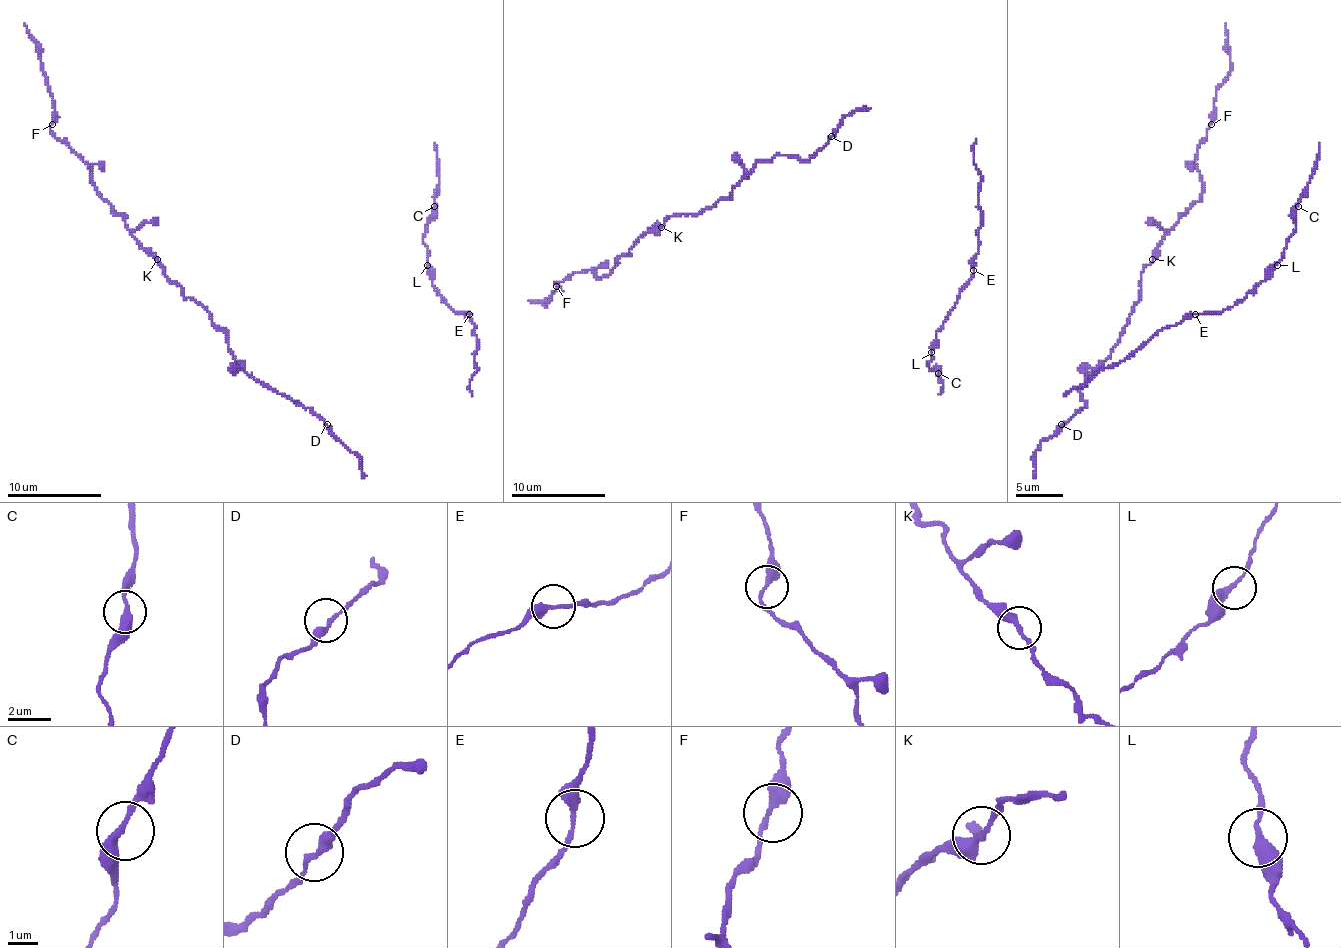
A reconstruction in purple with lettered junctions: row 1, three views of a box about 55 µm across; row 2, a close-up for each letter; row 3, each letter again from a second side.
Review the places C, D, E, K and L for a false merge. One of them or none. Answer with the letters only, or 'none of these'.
none of these

